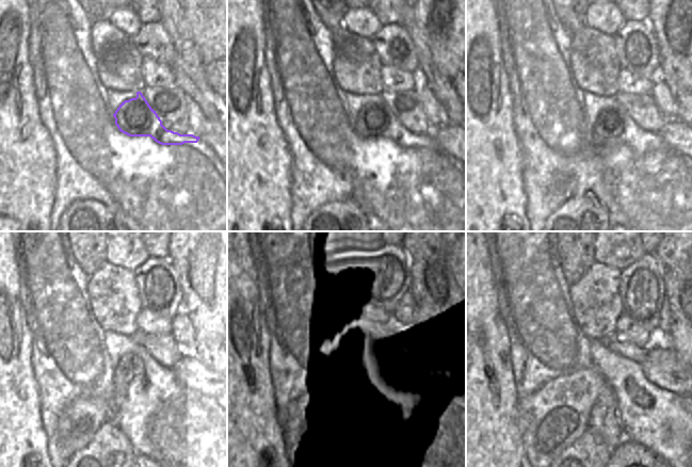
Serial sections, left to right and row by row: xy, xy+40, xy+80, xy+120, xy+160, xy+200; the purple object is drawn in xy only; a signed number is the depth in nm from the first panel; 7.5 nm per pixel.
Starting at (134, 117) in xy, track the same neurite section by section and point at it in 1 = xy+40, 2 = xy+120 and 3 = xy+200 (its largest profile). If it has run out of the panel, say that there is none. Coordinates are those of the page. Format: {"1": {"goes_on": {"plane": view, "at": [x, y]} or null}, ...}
{"1": {"goes_on": {"plane": "xy+40", "at": [374, 118]}}, "2": {"goes_on": {"plane": "xy+120", "at": [141, 385]}}, "3": {"goes_on": {"plane": "xy+200", "at": [604, 421]}}}

